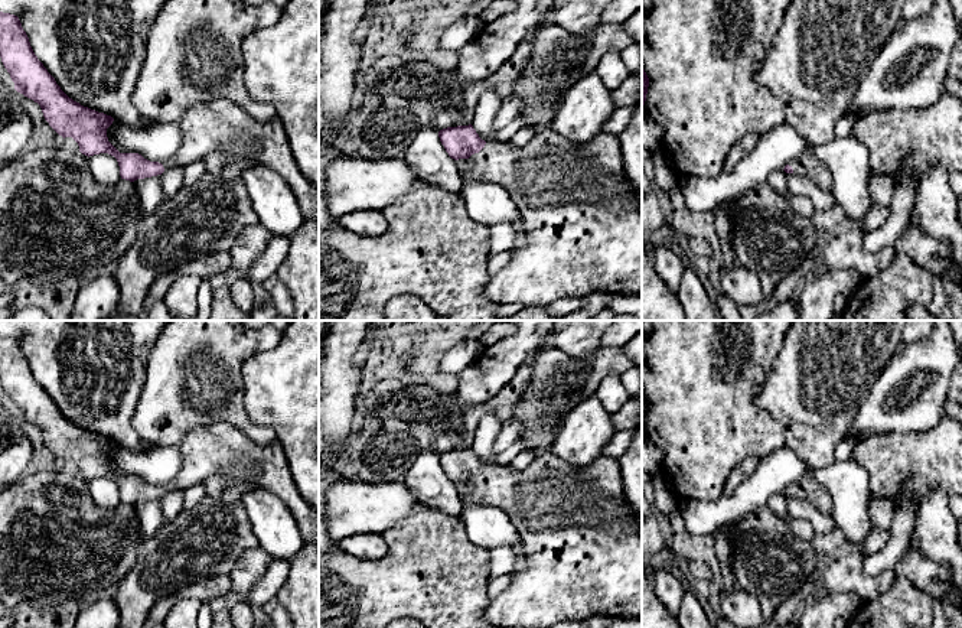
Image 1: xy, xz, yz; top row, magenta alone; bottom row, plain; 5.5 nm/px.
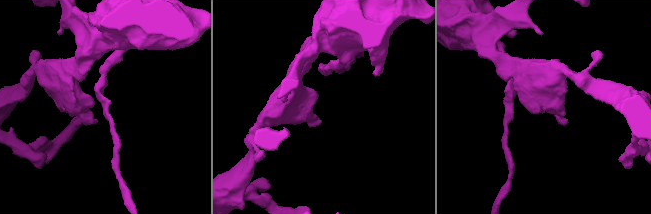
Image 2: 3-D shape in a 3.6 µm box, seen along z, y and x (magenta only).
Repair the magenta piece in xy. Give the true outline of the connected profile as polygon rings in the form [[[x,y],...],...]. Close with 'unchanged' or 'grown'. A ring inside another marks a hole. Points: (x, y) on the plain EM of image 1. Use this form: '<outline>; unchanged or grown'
[[[3,335],[0,381],[14,413],[40,429],[53,453],[63,462],[72,461],[88,481],[100,476],[114,479],[121,502],[134,505],[198,484],[213,500],[241,502],[244,494],[262,488],[288,507],[304,543],[319,547],[319,513],[299,494],[278,442],[255,443],[226,422],[195,427],[179,445],[179,475],[167,485],[150,485],[138,476],[120,476],[108,465],[107,452],[114,442],[69,422],[35,378],[19,341]]]; grown

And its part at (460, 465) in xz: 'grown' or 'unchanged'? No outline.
grown

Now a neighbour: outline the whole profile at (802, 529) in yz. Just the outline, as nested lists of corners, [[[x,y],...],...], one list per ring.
[[[795,518],[792,520],[792,523],[789,524],[792,533],[799,538],[799,540],[805,540],[805,541],[812,541],[812,538],[816,536],[812,524],[808,520],[803,518]]]

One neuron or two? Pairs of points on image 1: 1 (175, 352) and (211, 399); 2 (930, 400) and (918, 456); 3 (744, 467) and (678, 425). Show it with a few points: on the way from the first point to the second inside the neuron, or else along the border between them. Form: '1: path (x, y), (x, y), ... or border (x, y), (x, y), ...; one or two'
1: path (186, 364), (193, 371), (193, 378), (202, 387); one
2: border (946, 415), (928, 430), (890, 435); two
3: border (756, 458), (744, 458), (730, 474), (721, 493); two

